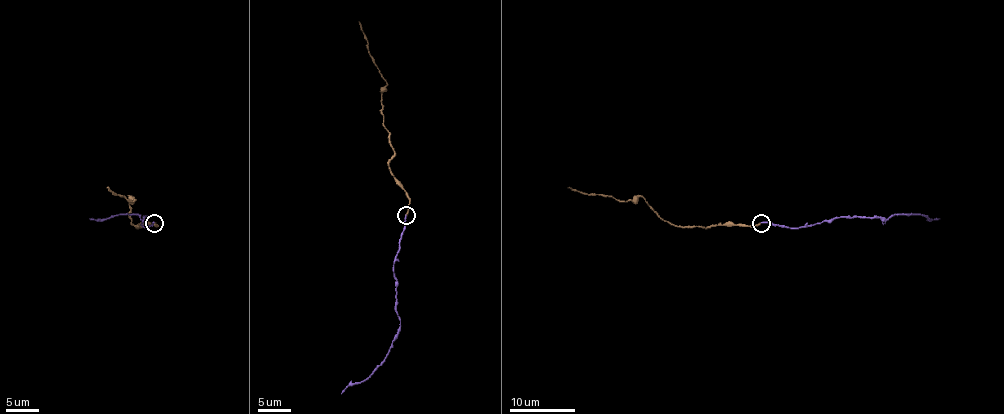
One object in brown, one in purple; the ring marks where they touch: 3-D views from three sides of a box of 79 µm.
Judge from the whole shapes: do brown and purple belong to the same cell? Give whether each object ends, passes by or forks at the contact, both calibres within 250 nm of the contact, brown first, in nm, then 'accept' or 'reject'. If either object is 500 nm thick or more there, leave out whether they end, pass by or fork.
brown ends there; purple ends there; 160 nm thick on the brown side, 170 nm on the other; accept

